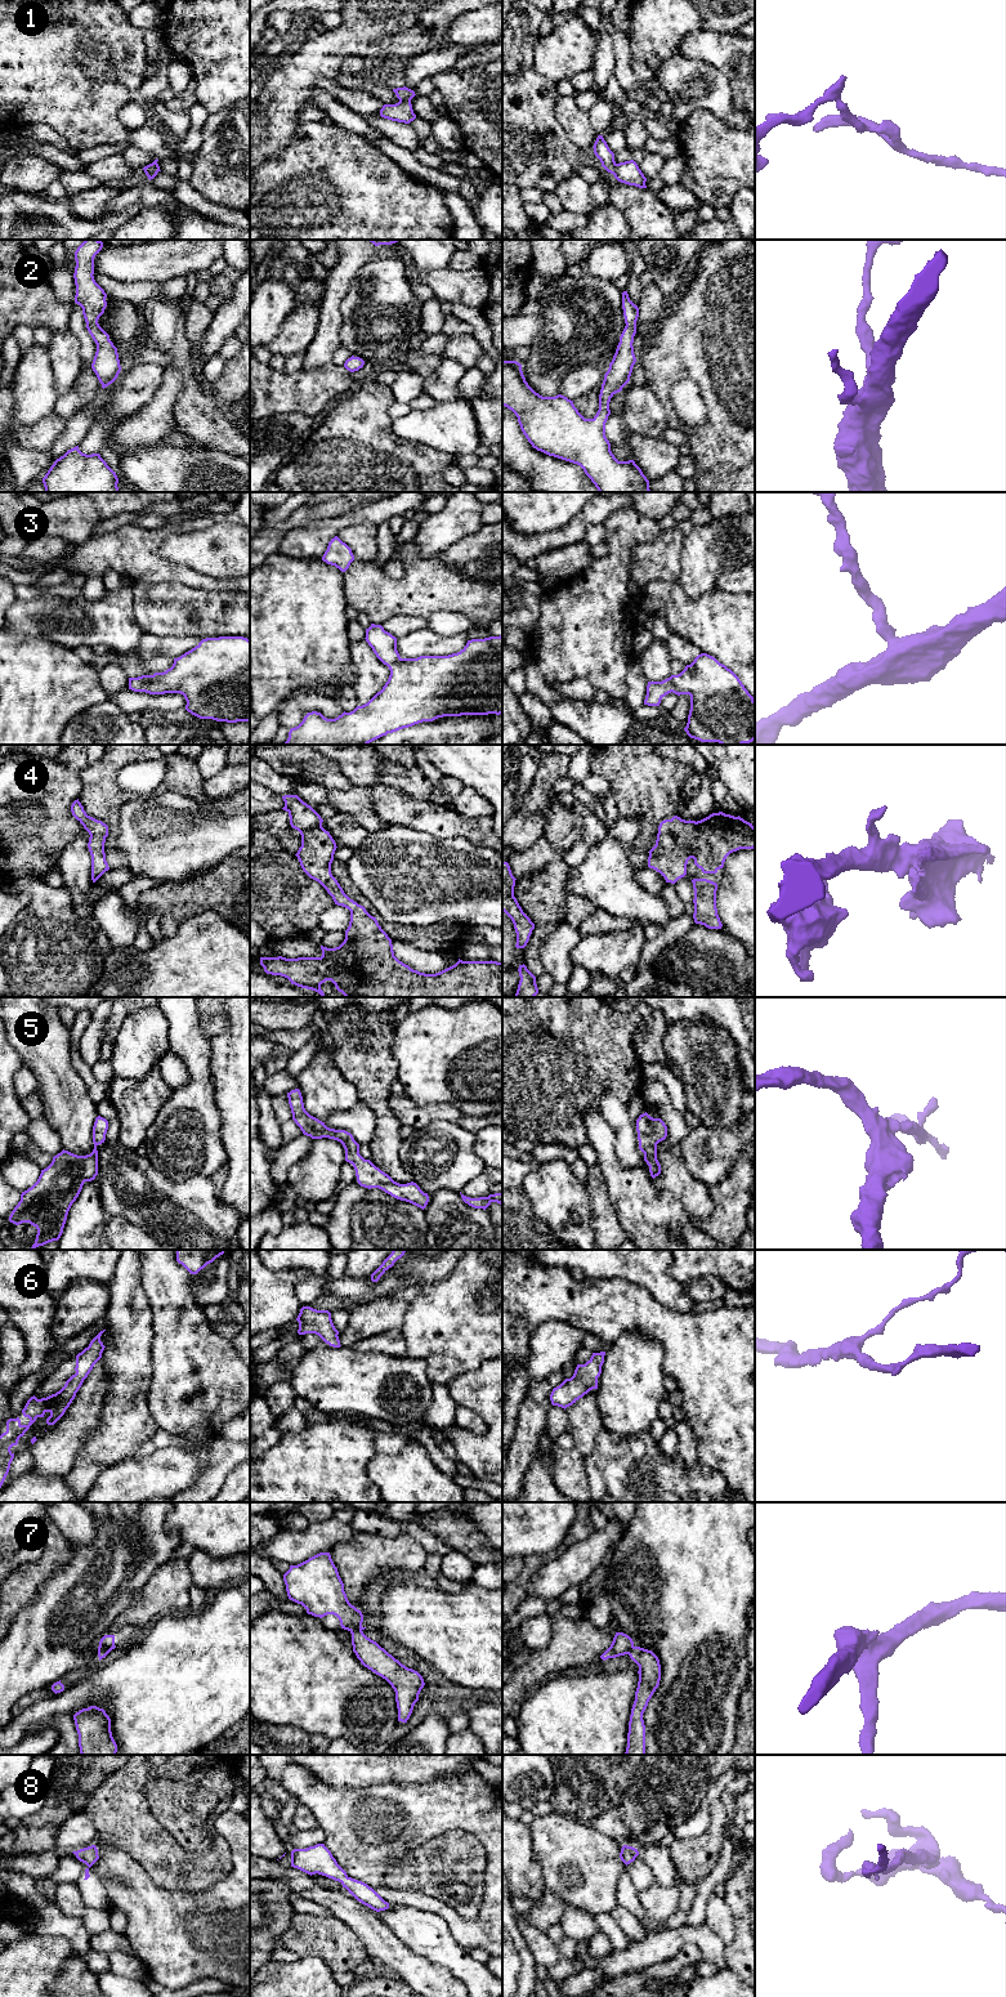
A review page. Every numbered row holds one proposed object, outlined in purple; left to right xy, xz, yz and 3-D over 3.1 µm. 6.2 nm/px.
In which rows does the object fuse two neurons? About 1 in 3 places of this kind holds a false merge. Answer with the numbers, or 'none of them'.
1, 7

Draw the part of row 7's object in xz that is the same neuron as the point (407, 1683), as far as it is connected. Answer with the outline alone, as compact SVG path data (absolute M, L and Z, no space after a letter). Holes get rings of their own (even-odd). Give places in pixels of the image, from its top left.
M354 1630L350 1634L357 1658L392 1685L395 1692L398 1721L407 1723L425 1685L422 1676L402 1665L376 1641L367 1638L362 1630Z

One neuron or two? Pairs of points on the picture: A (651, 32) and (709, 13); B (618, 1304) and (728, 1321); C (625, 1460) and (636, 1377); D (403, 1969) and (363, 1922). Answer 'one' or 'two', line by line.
A: one
B: one
C: two
D: one

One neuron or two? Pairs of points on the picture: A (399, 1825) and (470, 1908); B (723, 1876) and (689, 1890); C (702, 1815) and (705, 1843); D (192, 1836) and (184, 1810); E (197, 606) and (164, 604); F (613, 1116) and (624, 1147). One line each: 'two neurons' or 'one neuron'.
A: two neurons
B: two neurons
C: two neurons
D: one neuron
E: one neuron
F: one neuron

